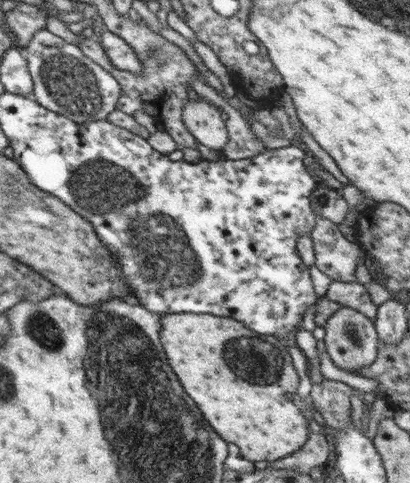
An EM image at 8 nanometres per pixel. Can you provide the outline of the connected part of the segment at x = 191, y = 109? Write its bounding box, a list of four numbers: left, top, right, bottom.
[182,98,228,152]

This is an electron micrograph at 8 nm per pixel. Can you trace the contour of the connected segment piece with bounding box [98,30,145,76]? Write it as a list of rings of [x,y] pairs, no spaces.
[[[104,30],[98,41],[115,69],[126,70],[128,73],[134,73],[134,76],[142,76],[142,73],[145,72],[132,46],[120,36]]]

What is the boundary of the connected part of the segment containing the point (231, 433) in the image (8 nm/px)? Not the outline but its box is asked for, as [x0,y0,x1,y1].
[160,313,311,464]

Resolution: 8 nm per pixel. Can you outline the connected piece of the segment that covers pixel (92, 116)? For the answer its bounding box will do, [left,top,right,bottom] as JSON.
[23,28,122,123]

